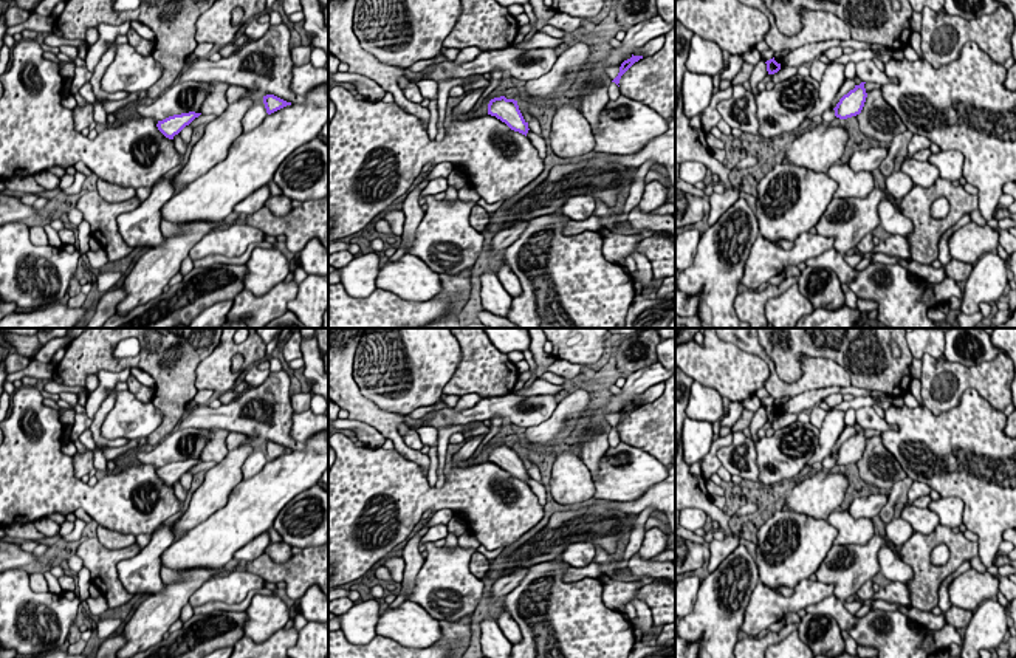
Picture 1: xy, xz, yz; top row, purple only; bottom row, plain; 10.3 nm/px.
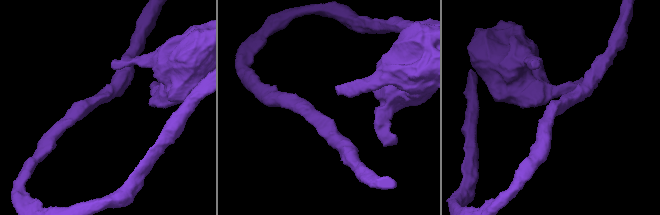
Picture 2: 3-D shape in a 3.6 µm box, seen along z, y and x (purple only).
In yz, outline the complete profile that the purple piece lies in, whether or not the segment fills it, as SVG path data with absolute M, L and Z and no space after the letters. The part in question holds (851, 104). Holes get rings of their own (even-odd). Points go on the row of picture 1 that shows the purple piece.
M866 82L855 85L853 90L850 90L847 94L844 94L839 99L839 102L833 108L836 118L847 119L861 113L866 98L867 98L864 84Z

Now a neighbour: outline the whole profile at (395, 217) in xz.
M401 209L386 211L384 220L390 224L392 234L403 235L406 215Z

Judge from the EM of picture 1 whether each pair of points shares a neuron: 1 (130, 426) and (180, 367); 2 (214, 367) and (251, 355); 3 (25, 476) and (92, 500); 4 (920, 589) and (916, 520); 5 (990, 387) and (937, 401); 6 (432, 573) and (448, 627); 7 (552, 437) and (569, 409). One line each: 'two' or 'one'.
1: two
2: one
3: one
4: two
5: one
6: two
7: one

